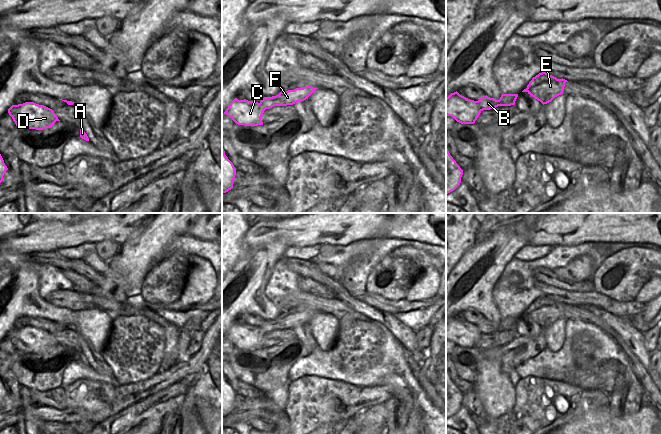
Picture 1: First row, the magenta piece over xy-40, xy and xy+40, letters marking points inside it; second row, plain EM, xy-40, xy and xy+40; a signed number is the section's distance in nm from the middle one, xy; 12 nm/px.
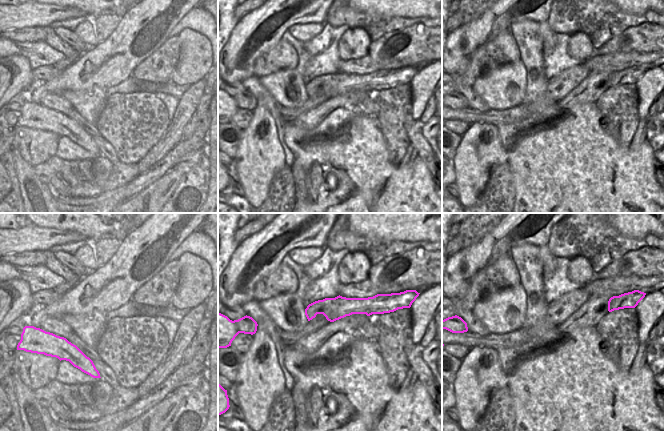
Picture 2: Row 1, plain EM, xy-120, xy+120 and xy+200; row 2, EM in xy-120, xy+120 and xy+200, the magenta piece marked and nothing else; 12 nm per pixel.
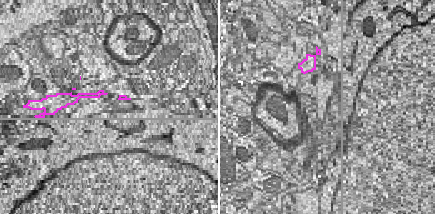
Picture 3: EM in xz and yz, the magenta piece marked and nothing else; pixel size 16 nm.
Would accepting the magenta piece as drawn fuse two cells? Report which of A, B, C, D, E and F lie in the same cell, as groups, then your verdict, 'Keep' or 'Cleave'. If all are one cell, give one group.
Groups: A B C D E F. Keep.

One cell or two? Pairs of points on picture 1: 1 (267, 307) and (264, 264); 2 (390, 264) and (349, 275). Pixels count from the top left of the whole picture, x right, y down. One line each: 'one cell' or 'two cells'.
1: one cell
2: two cells

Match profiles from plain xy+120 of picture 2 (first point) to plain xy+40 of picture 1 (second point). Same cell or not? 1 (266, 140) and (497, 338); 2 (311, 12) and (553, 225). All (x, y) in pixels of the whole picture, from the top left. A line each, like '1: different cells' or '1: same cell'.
1: different cells
2: different cells

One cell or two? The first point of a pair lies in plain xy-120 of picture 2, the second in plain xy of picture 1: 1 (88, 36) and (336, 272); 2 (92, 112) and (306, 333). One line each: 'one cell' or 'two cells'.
1: one cell
2: two cells

